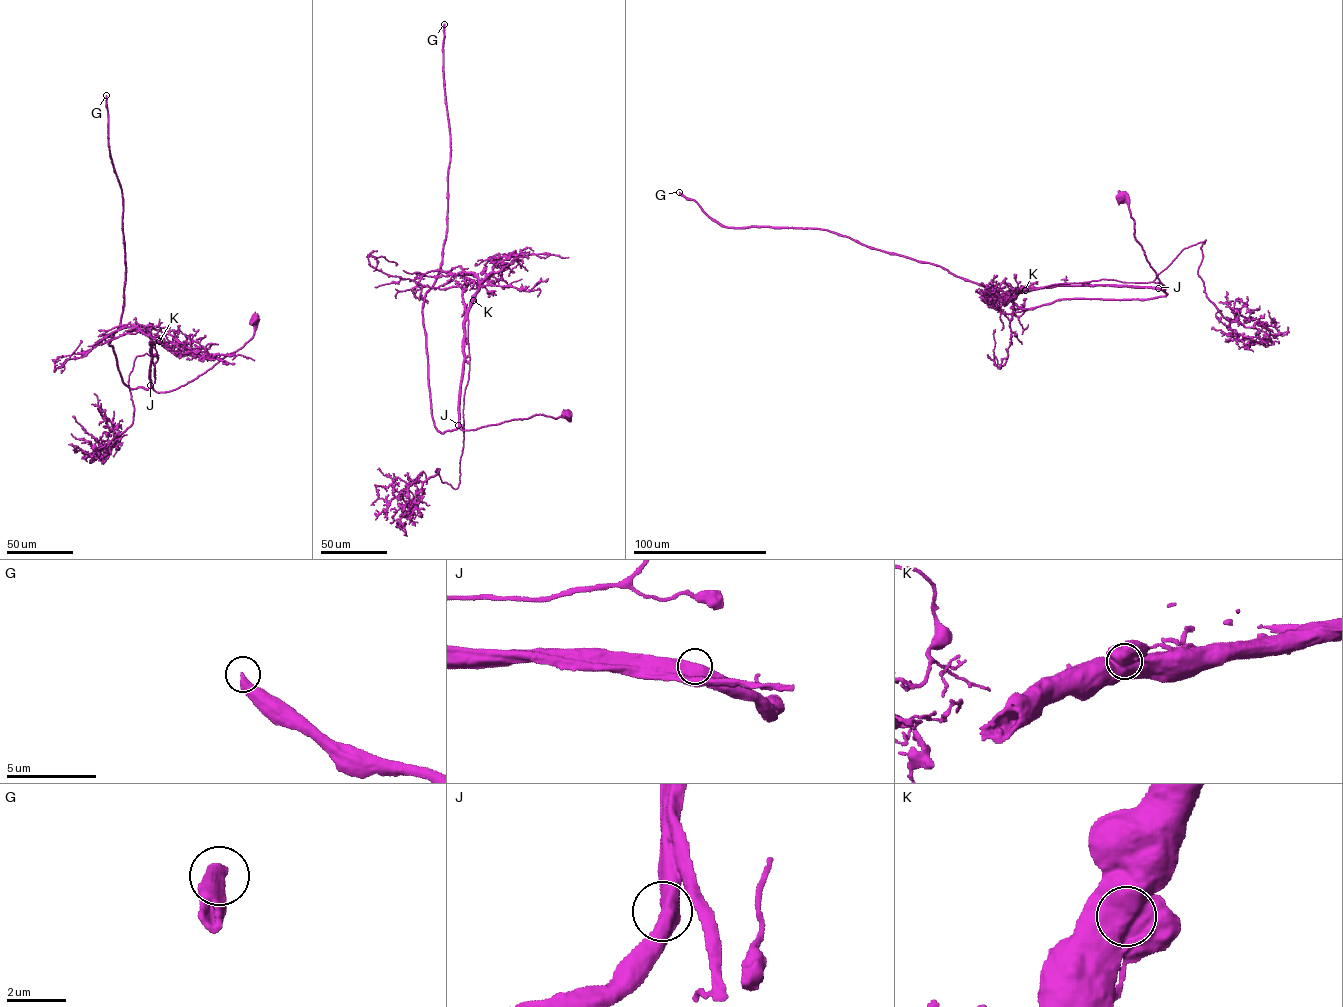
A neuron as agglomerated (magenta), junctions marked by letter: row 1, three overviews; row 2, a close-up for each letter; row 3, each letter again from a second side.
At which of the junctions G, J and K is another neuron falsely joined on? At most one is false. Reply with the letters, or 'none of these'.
K

